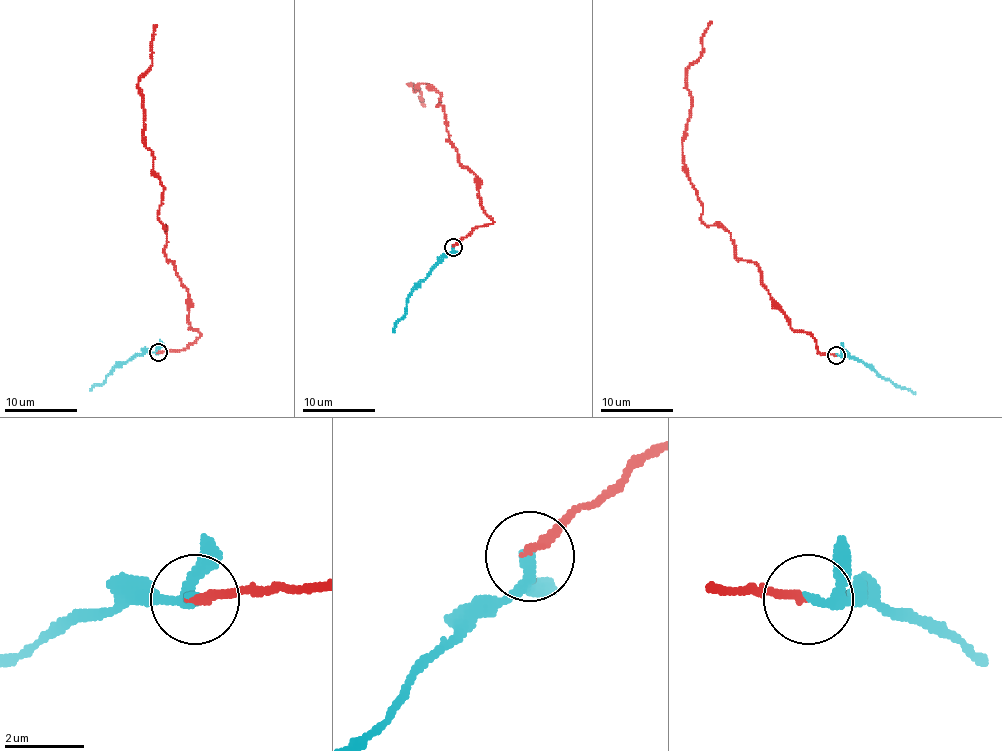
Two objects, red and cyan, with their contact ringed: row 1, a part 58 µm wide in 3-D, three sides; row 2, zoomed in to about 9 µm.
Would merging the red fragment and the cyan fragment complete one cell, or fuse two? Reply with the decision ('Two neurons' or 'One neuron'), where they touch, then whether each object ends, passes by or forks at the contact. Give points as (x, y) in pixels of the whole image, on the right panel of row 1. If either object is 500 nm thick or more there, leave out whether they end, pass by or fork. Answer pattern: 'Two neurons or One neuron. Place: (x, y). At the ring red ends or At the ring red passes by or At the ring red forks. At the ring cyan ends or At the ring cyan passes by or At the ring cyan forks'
One neuron. Place: (836, 355). At the ring red ends. At the ring cyan passes by

